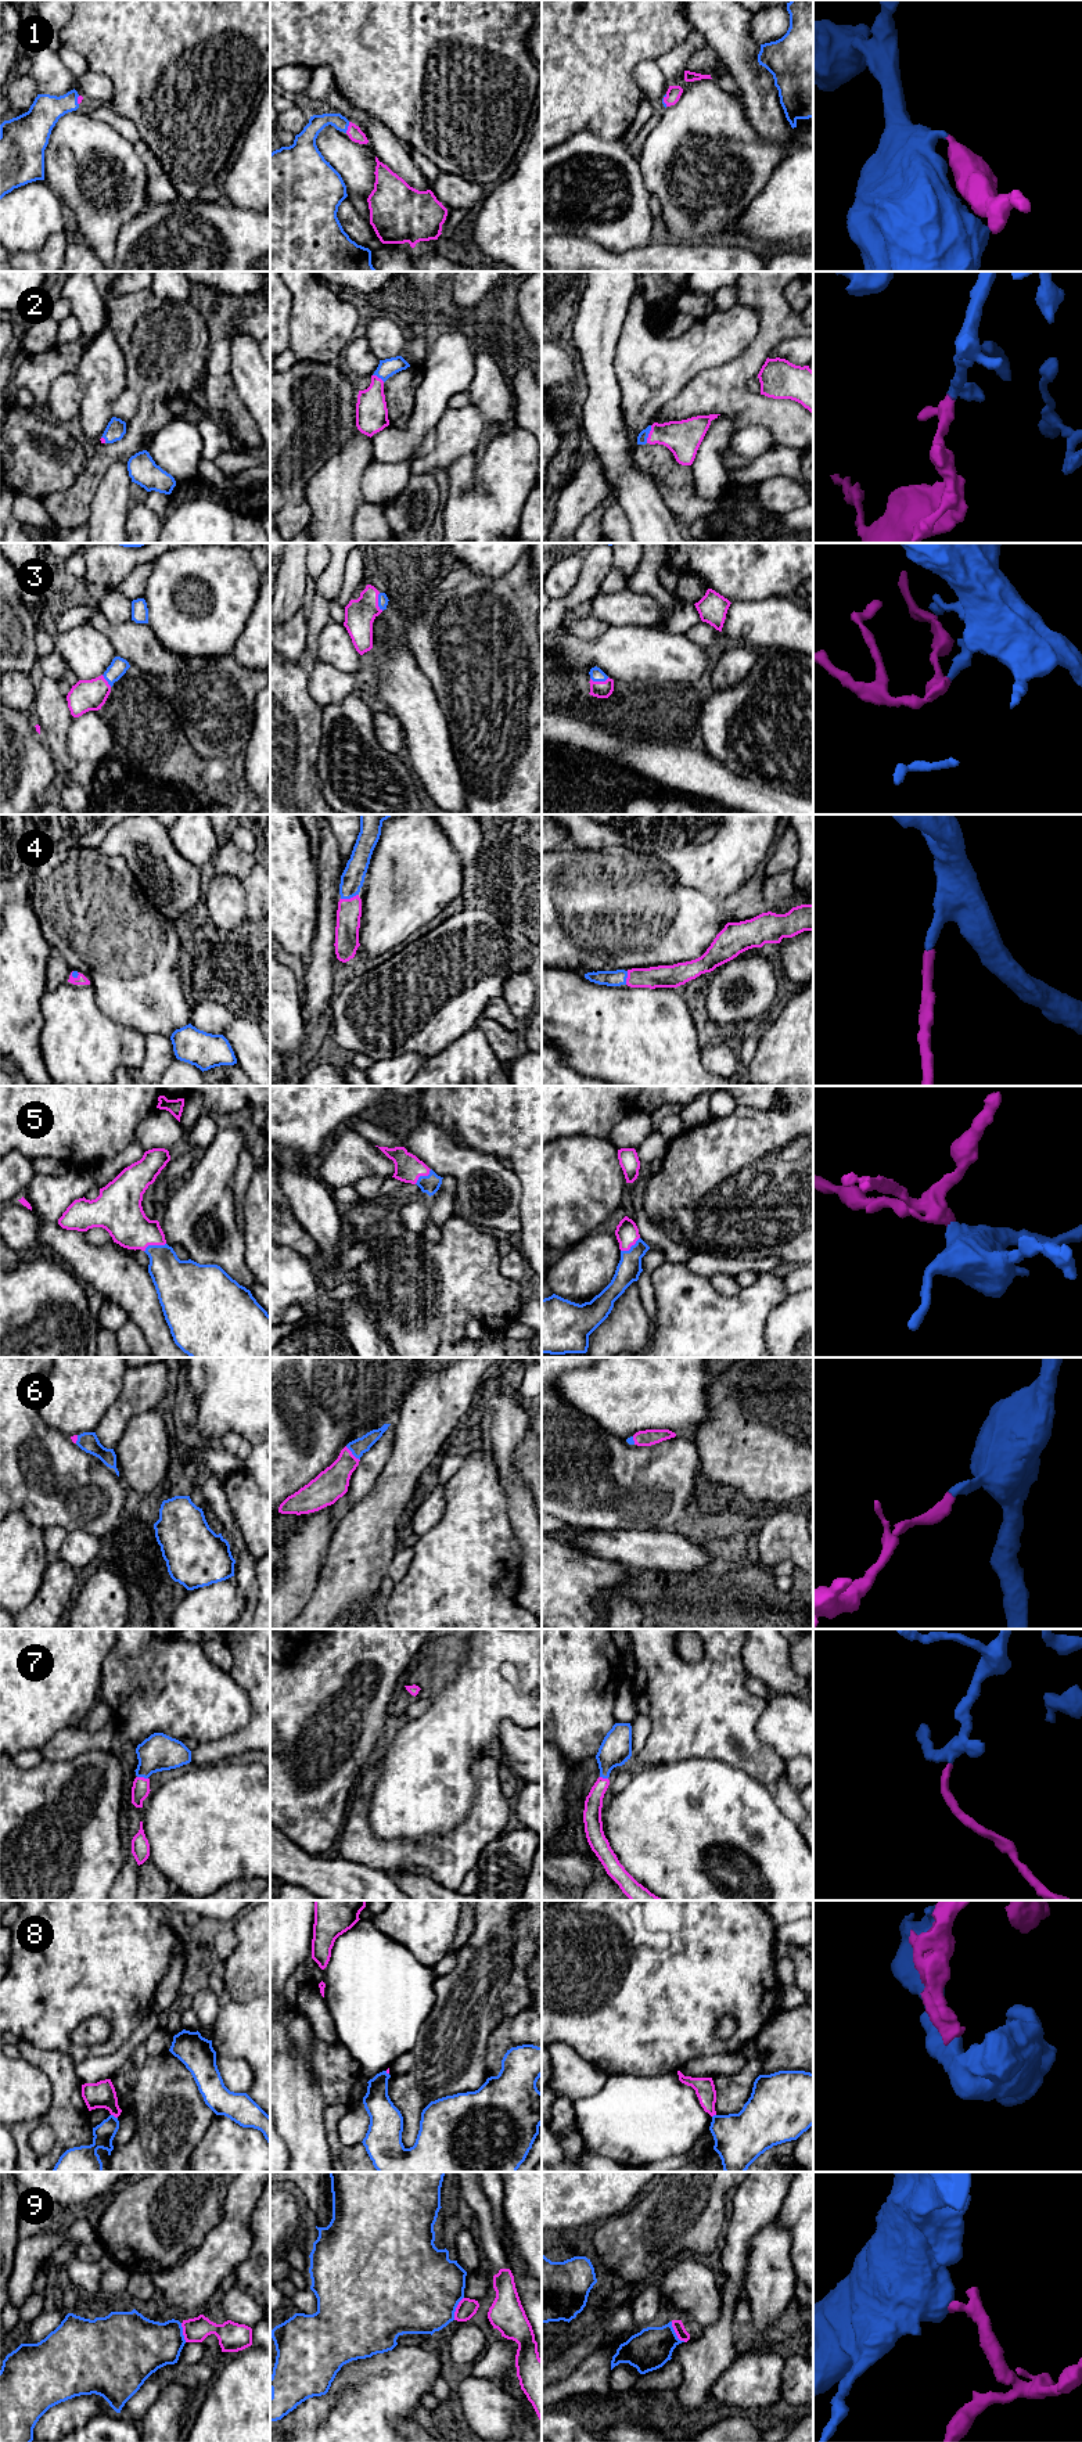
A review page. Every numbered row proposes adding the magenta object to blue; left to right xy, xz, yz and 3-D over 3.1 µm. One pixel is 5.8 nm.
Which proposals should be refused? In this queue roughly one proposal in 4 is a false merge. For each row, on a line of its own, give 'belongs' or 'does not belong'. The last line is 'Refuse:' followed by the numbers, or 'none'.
1: belongs
2: belongs
3: belongs
4: belongs
5: belongs
6: belongs
7: belongs
8: does not belong
9: does not belong
Refuse: 8, 9

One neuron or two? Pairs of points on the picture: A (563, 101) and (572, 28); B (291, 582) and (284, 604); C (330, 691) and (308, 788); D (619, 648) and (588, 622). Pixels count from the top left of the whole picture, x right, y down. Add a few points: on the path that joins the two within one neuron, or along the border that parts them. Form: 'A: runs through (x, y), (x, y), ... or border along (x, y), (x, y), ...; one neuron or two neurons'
A: runs through (563, 83), (563, 46); one neuron
B: runs through (290, 587), (288, 599); one neuron
C: border along (308, 678), (308, 693), (323, 707); two neurons
D: border along (608, 626), (593, 640), (581, 639), (570, 630); two neurons

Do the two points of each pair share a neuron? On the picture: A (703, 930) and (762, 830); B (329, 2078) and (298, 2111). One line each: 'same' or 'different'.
A: different
B: different

